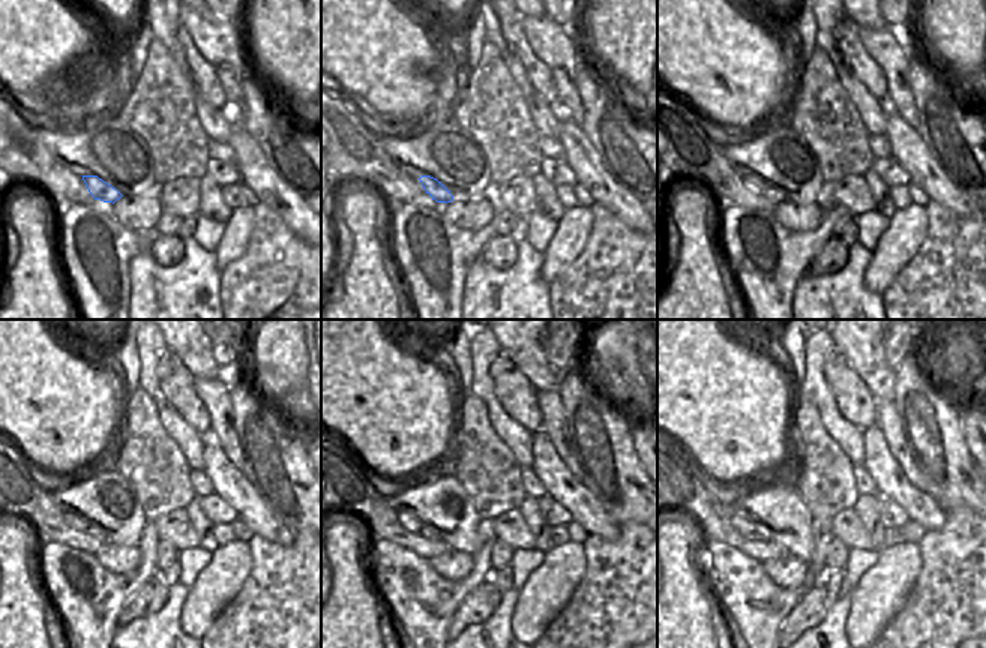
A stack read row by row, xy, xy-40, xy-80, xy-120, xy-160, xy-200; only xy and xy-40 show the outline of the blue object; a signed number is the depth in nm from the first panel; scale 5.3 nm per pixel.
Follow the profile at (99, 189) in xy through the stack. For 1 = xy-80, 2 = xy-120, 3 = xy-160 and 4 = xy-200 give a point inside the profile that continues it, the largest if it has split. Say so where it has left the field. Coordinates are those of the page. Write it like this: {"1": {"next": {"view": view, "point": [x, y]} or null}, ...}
{"1": {"next": {"view": "xy-80", "point": [770, 189]}}, "2": {"next": {"view": "xy-120", "point": [96, 530]}}, "3": {"next": {"view": "xy-160", "point": [428, 533]}}, "4": {"next": {"view": "xy-200", "point": [760, 530]}}}

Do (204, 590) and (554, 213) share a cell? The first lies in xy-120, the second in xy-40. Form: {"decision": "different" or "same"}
{"decision": "different"}

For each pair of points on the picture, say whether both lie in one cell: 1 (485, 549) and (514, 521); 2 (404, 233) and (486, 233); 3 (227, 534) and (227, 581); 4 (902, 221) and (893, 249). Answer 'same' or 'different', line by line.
1: different
2: same
3: different
4: same

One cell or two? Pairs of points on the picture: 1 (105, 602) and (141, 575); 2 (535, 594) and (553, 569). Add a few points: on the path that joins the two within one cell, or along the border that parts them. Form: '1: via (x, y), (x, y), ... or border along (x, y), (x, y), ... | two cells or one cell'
1: via (114, 593), (132, 581) | one cell
2: via (541, 588), (553, 575) | one cell

